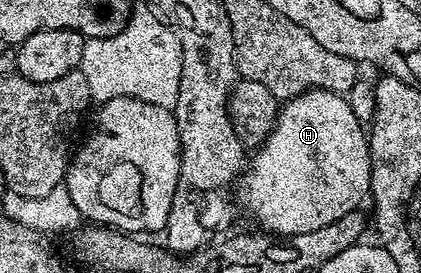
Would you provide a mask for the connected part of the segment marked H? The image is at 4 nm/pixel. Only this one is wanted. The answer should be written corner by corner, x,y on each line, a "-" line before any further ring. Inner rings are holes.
306,90
296,98
289,98
279,107
276,115
274,128
268,134
263,146
251,155
246,169
242,174
242,183
244,182
244,202
248,205
248,210
261,222
265,231
271,232
277,236
287,236
289,234
301,234
302,232
314,232
314,228
326,228
326,224
334,224
342,216
346,216
350,211
357,209
361,205
360,201
367,199
370,194
372,184
372,161
368,152
368,135
365,127
350,112
350,104
344,94
336,94
333,90

